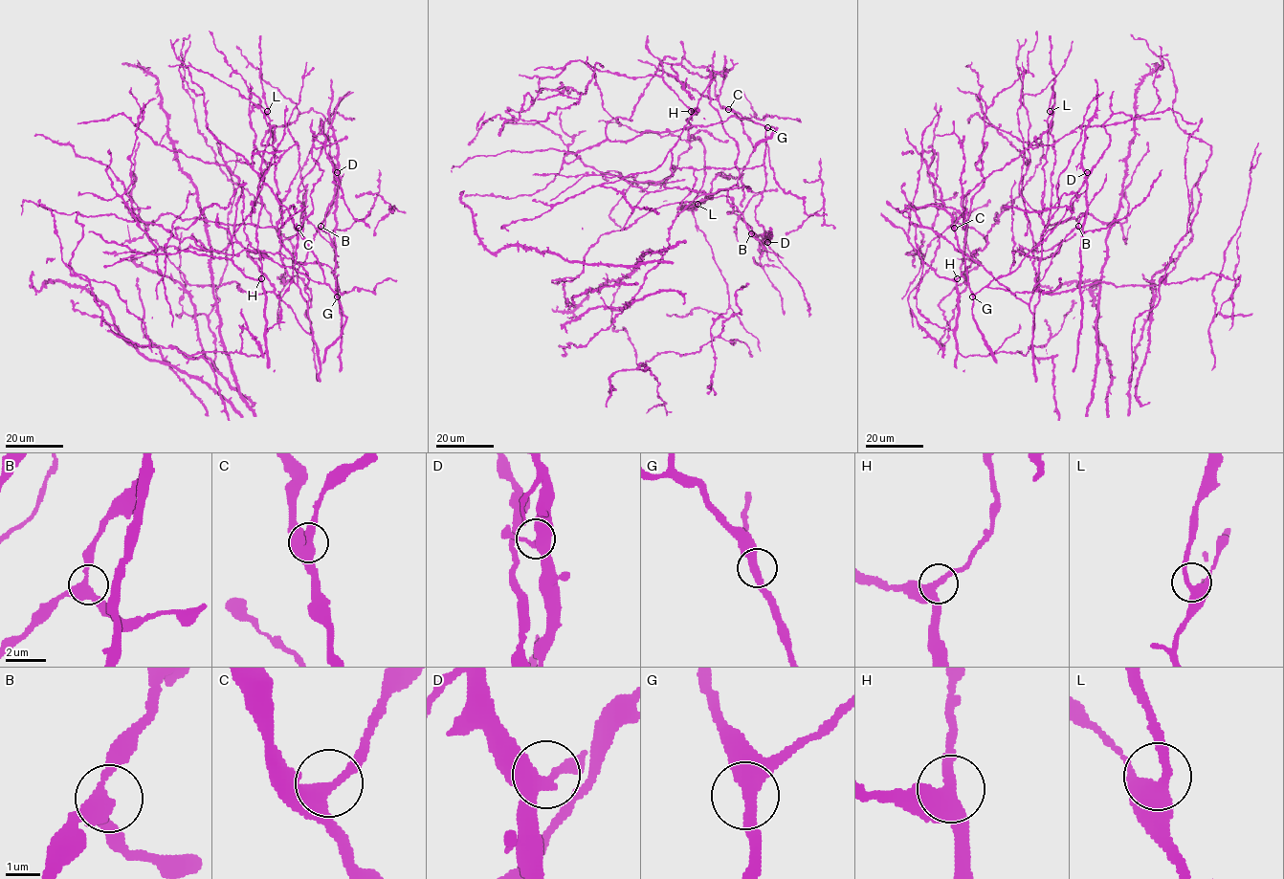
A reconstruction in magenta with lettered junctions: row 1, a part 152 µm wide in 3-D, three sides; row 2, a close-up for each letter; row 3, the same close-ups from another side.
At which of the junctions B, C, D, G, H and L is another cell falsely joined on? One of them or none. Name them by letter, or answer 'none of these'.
none of these

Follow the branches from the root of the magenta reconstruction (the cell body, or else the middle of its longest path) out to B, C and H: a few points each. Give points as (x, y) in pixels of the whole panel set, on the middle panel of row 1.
B: (709, 197), (719, 190), (726, 190), (728, 201), (741, 212), (751, 233)
C: (709, 197), (726, 190), (748, 230), (768, 241), (755, 212), (766, 128), (728, 109)
H: (709, 197), (681, 204), (697, 208), (687, 208), (704, 176), (704, 145), (698, 137), (689, 136), (692, 111)

